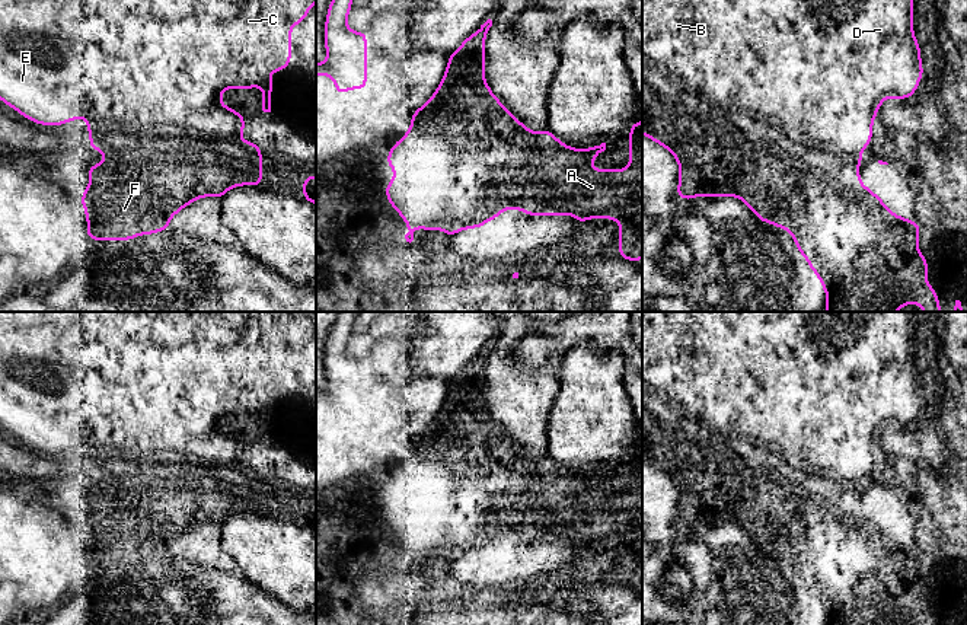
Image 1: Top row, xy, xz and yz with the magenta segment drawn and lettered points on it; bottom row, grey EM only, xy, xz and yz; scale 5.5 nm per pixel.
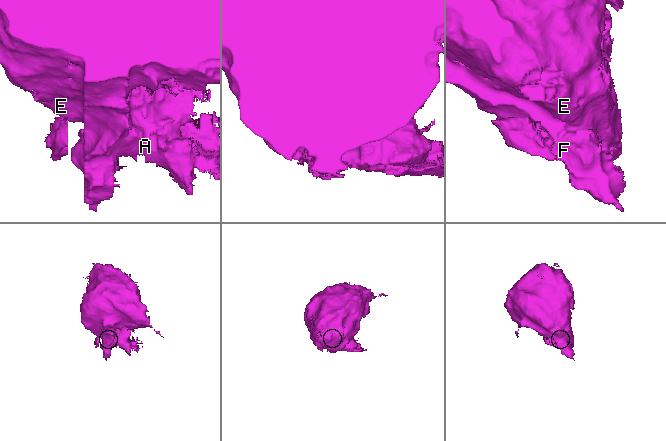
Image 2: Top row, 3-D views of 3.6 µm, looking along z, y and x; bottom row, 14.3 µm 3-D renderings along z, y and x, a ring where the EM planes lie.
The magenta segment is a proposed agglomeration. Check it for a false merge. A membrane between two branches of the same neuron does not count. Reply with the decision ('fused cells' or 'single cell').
single cell

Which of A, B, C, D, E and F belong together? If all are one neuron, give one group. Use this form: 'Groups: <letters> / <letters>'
Groups: A B C D E F

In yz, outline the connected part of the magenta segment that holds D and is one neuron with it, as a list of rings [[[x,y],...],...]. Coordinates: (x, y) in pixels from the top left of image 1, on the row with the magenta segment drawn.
[[[642,0],[642,134],[666,147],[680,166],[676,195],[680,200],[695,200],[703,197],[737,197],[747,204],[762,223],[772,223],[778,229],[791,233],[797,243],[797,251],[808,261],[808,268],[820,278],[820,286],[826,290],[826,312],[897,312],[904,304],[923,304],[922,312],[942,312],[936,288],[928,286],[928,259],[922,255],[917,239],[922,223],[912,223],[910,217],[897,217],[896,211],[888,211],[887,204],[861,184],[858,165],[867,163],[861,152],[869,147],[872,140],[872,124],[881,103],[887,98],[906,101],[916,93],[919,79],[925,77],[920,60],[922,51],[913,34],[913,0]]]

